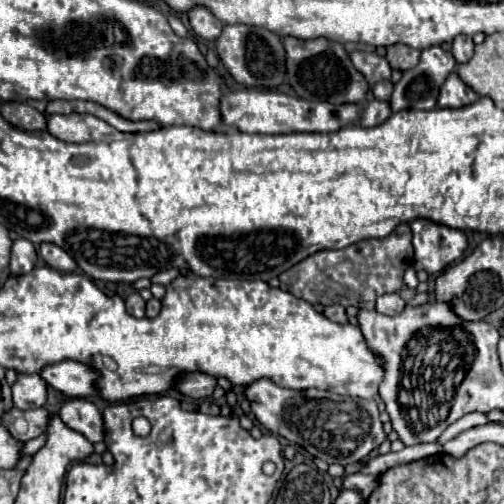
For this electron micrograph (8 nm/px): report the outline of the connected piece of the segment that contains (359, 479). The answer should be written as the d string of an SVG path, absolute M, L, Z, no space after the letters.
M353 473L343 477L343 489L353 489L359 491L363 499L369 499L371 491L377 487L379 477L377 475L363 475L363 473Z

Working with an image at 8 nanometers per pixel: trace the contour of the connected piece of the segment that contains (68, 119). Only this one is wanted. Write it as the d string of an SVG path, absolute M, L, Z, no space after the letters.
M45 113L45 121L47 121L47 131L55 139L61 139L65 143L103 141L105 131L111 129L105 121L101 121L93 115L79 115L79 113L71 113L71 115Z

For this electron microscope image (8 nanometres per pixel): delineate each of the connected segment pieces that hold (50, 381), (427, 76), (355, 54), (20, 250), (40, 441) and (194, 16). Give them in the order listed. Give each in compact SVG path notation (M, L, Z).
M77 361L49 365L39 375L49 387L59 391L67 399L95 395L95 379L99 377L99 373L93 371L89 365Z
M441 47L421 51L421 59L413 69L403 71L391 95L391 109L435 109L439 89L447 75L455 69L455 59Z
M351 51L349 53L353 65L357 67L357 71L361 71L365 75L365 79L369 81L369 85L375 85L377 81L389 79L391 77L391 67L385 61L385 57L379 57L377 53L365 53L365 51Z
M15 239L11 249L11 273L13 275L29 273L35 267L35 261L37 261L37 251L33 243L27 239Z
M41 433L39 437L35 437L35 439L27 441L27 443L25 443L25 447L23 447L23 453L25 453L25 455L35 455L35 453L45 445L45 439L47 439L47 435L45 435L45 433Z
M195 7L189 11L189 21L191 21L191 27L195 31L195 35L207 39L207 41L217 41L217 37L221 35L221 29L223 29L223 23L213 17L211 11L207 11L205 7Z

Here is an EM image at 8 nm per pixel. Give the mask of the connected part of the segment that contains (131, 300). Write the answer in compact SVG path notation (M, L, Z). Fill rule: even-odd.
M133 293L125 299L125 305L127 305L127 311L133 315L133 317L145 317L145 301L141 299L139 293Z

